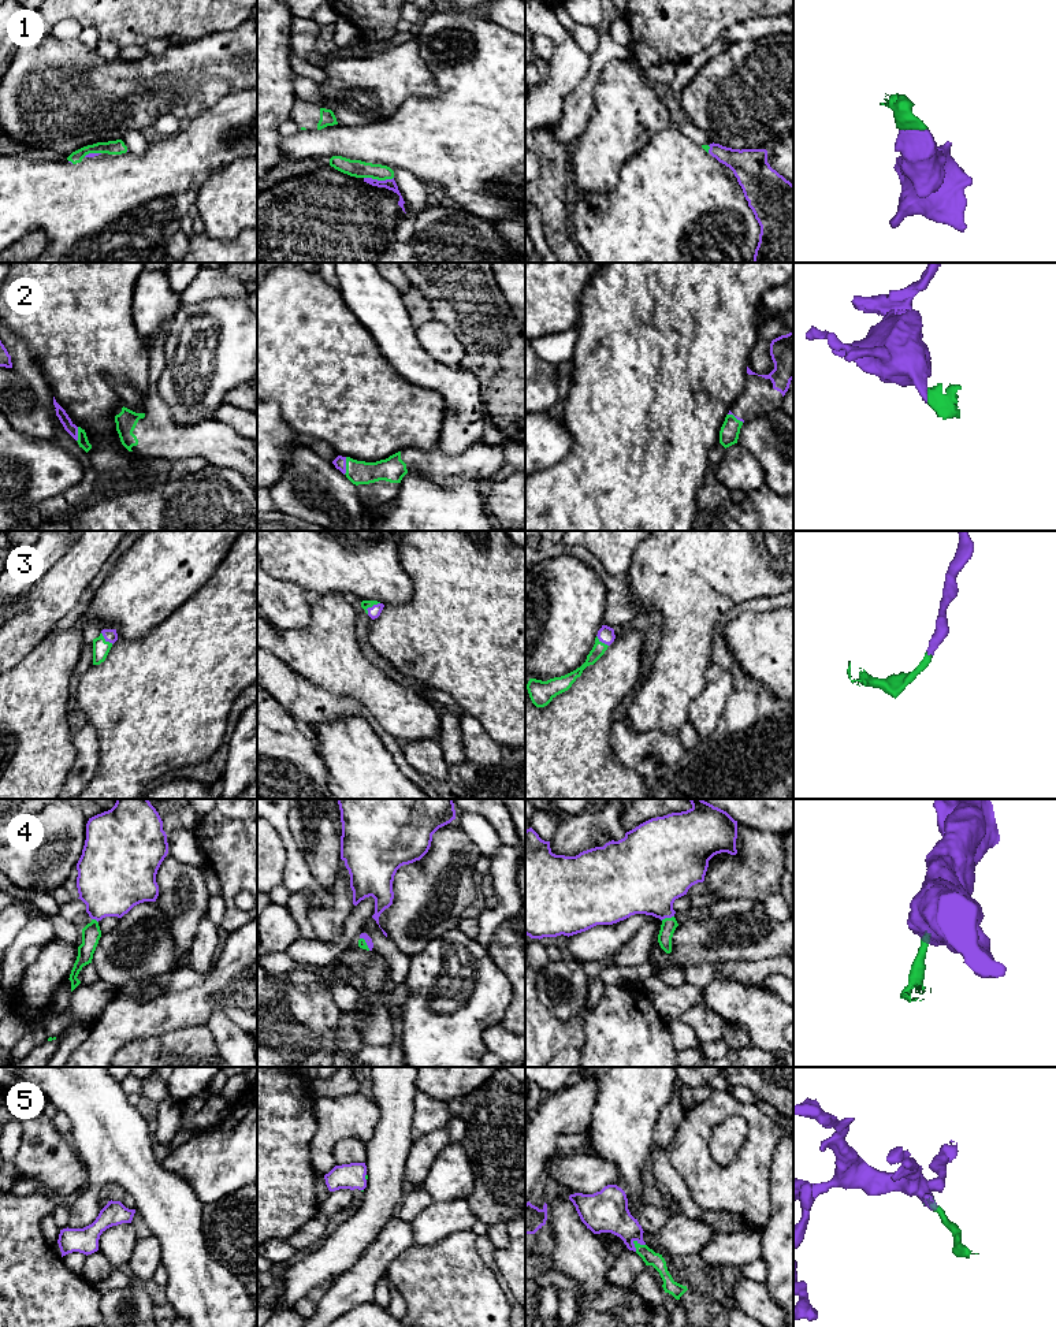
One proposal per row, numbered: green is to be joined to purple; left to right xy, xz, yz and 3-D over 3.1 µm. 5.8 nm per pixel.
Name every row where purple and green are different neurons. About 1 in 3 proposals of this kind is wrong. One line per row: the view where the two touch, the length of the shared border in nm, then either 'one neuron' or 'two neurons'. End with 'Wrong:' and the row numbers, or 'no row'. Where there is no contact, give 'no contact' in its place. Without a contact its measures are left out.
1: contact in xz; length 180 nm; one neuron
2: contact in xz; length 110 nm; one neuron
3: contact in xz; length 100 nm; one neuron
4: contact in yz; length 80 nm; one neuron
5: contact in yz; length 80 nm; one neuron
Wrong: no row

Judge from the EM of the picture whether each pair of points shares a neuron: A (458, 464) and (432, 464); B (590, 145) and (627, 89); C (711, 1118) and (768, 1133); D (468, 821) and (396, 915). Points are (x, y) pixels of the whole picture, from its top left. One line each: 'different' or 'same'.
A: same
B: same
C: same
D: different

